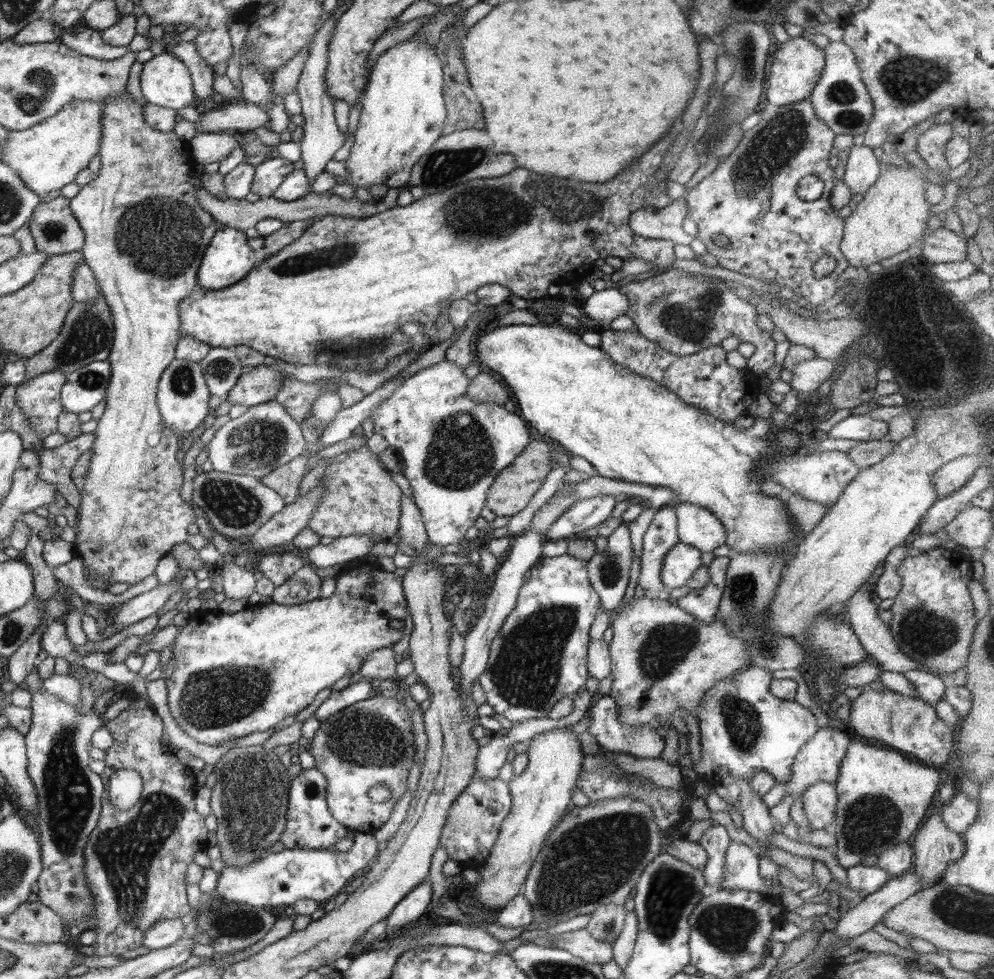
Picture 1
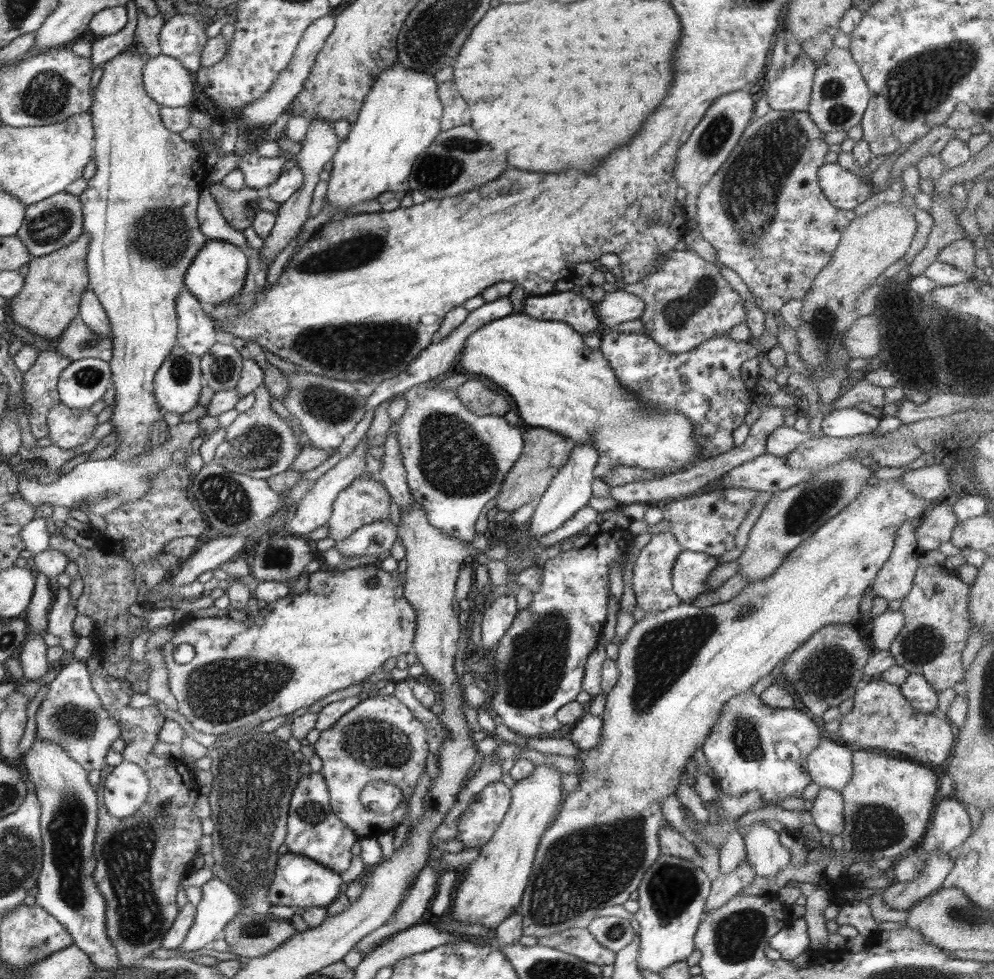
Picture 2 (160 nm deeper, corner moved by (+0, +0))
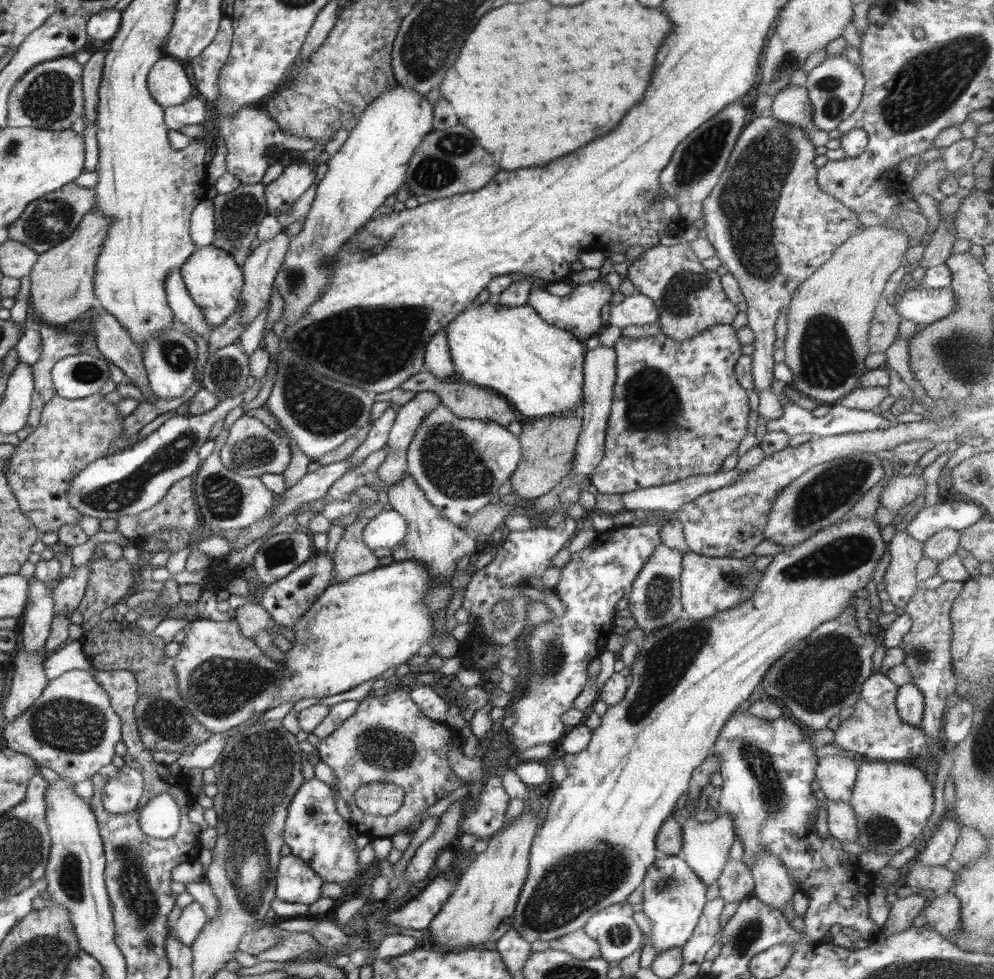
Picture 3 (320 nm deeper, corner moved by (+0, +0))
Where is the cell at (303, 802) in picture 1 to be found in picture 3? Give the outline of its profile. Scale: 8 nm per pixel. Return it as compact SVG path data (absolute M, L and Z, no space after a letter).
M316 777L306 779L291 798L292 802L289 804L285 820L283 840L290 847L291 854L301 858L318 874L323 882L336 882L340 885L342 882L350 881L359 872L359 850L350 836L351 823L338 814L333 791L325 782L318 780Z

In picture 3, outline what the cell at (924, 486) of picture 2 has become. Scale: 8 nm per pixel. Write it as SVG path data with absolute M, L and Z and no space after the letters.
M914 473L910 476L897 474L892 477L879 496L878 504L886 506L894 514L898 514L902 508L911 507L913 500L920 495L925 496L925 481L923 475L916 477Z

